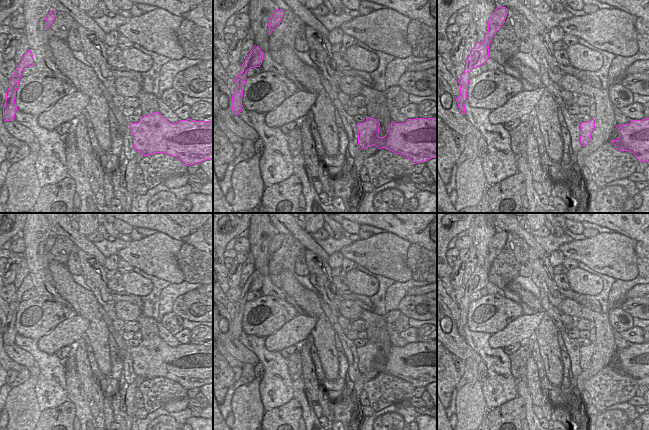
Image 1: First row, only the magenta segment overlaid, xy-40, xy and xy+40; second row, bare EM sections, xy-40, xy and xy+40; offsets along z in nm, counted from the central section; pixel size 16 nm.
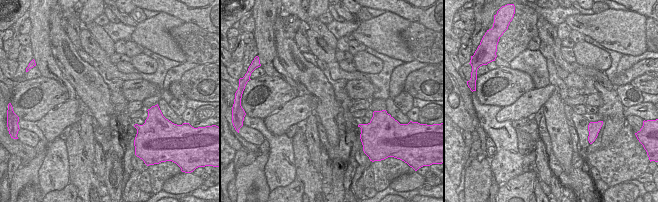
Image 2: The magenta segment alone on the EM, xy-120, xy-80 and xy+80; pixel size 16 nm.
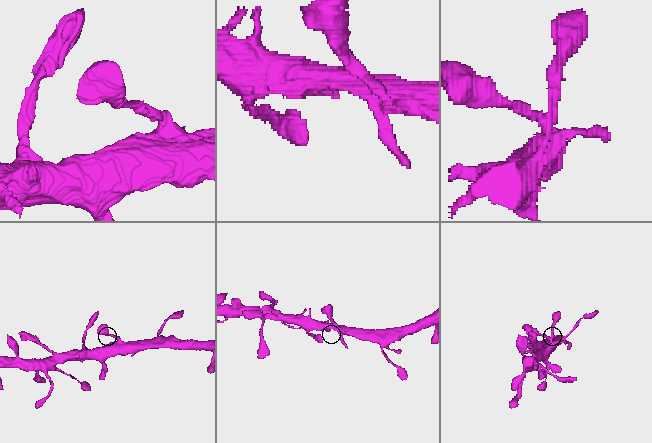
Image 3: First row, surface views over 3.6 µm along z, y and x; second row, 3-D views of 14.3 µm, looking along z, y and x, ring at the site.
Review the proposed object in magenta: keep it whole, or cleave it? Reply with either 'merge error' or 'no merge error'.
no merge error

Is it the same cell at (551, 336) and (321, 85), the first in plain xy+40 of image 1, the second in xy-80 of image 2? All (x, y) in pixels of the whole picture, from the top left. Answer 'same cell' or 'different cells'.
same cell

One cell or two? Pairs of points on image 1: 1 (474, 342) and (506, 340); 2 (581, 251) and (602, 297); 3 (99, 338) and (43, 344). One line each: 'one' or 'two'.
1: two
2: two
3: two

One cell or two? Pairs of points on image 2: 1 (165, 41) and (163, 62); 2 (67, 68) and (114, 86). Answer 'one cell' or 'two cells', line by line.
1: two cells
2: two cells

